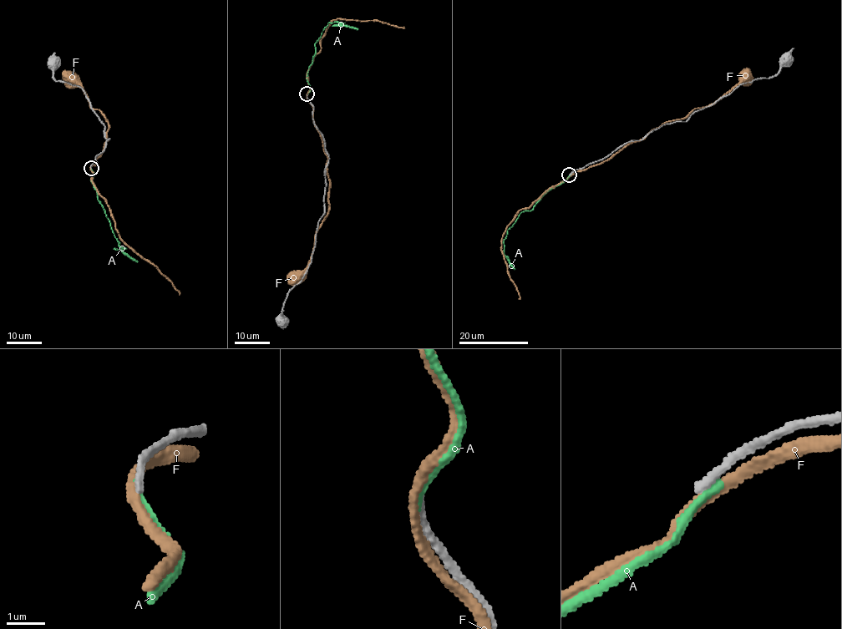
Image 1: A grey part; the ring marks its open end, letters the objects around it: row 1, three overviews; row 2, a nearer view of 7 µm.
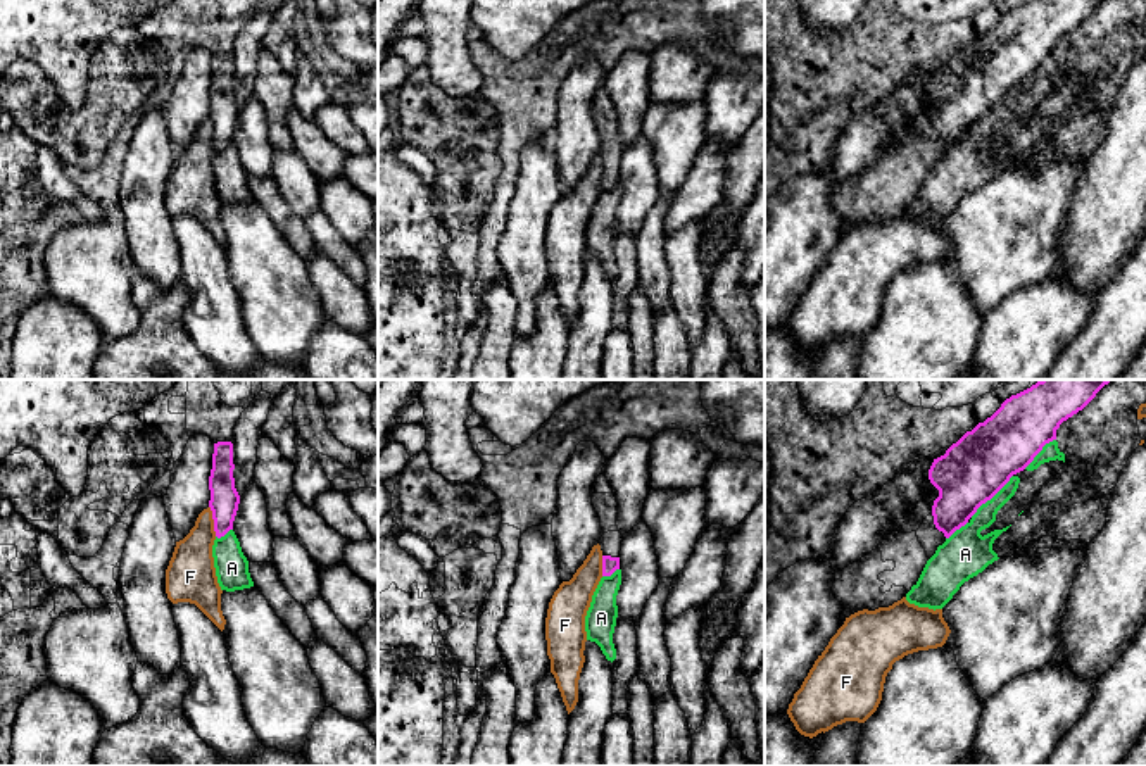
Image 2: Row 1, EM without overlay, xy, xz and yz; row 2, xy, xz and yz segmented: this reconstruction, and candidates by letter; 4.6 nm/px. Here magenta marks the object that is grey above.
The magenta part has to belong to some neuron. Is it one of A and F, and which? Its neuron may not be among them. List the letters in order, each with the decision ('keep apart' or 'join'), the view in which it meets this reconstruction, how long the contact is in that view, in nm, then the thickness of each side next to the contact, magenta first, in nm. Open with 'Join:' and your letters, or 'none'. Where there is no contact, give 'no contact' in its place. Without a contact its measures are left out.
Join: none
A: keep apart; meets magenta in yz; contact 280 nm long; 300 nm thick on the magenta side, 160 nm on the other
F: keep apart; meets magenta in xy; contact 150 nm long; 140 nm thick on the magenta side, 220 nm on the other

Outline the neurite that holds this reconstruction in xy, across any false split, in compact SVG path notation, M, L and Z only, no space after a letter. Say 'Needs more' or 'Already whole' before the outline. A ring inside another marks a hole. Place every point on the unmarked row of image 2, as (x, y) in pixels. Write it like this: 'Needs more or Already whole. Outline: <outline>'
Already whole. Outline: M214 57L212 83L209 90L211 114L216 150L224 150L233 143L233 135L238 124L240 109L233 91L233 57Z

